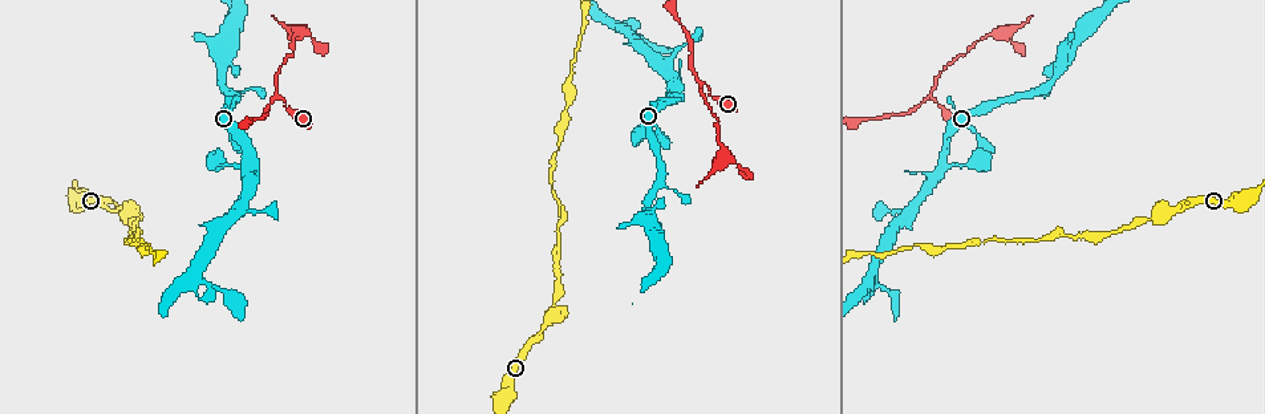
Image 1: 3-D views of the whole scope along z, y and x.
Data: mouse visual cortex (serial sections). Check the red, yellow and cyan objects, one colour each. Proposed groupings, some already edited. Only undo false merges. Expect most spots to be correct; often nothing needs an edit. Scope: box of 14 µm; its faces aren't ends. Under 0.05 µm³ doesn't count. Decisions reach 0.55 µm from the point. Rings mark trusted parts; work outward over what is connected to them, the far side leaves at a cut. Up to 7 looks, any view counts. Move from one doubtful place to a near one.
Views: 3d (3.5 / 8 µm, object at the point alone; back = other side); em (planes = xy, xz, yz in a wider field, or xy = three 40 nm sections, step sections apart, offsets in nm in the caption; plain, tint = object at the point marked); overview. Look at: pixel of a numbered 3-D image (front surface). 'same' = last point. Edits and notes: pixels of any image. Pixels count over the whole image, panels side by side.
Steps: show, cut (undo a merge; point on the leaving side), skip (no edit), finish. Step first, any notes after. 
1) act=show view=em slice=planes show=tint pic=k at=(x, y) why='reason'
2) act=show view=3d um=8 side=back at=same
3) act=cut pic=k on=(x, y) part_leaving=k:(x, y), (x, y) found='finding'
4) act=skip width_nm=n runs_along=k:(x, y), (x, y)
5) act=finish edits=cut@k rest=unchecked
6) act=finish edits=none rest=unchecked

act=show view=3d um=8 pic=1 at=(931, 97)

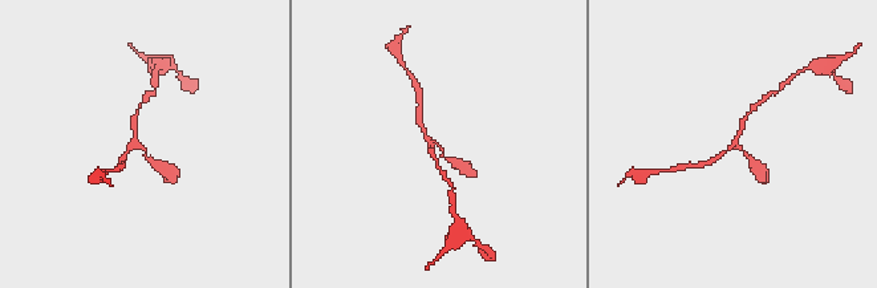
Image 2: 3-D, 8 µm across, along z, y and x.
act=show view=em slice=xy step=2 show=tint pic=2 at=(735, 141) arms=3 arm_widths_nm=150,200,200 why='shape alone is not enough'

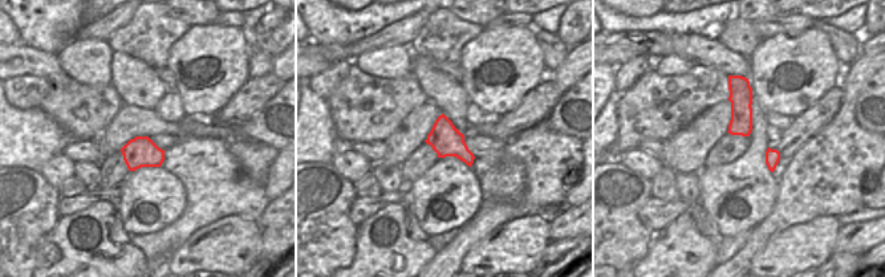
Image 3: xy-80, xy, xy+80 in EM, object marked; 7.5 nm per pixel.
act=skip runs_along=2:(161, 167), (134, 138), (138, 110) found='continuous, no second cell'

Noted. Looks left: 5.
act=show view=3d um=3.5 pic=1 at=(301, 30)

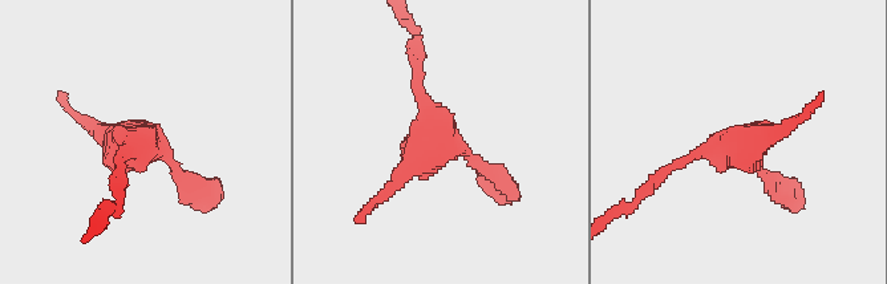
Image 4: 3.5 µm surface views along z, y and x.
act=show view=em slice=xy step=2 show=tint pic=4 at=(433, 140)

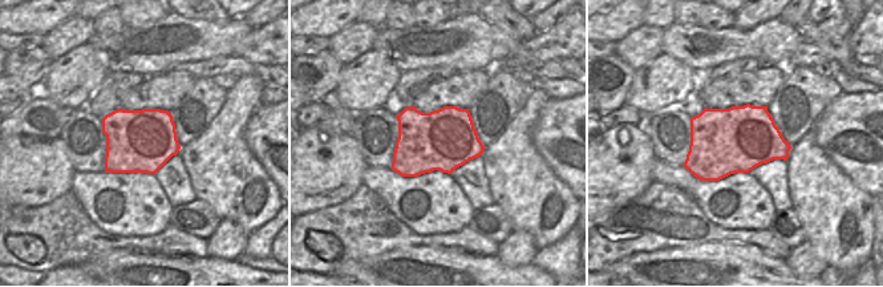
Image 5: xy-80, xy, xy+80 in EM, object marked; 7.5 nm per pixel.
act=skip runs_along=4:(664, 171), (800, 118) found='all the same cell'

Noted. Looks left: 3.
act=show view=3d um=3.5 side=back pic=1 at=(239, 209) why='three arms meet'

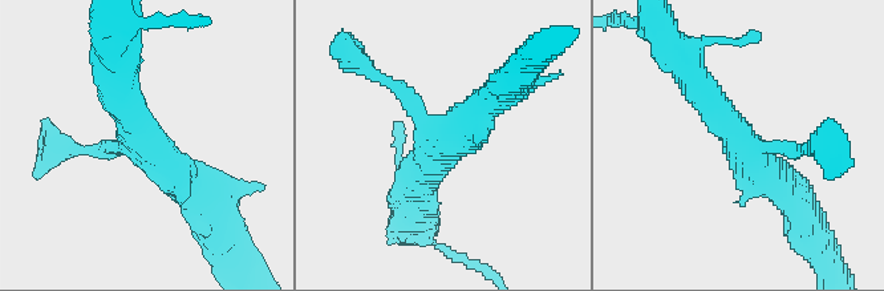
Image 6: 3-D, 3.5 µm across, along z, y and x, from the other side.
act=show view=em slice=xy step=3 show=tint pic=6 at=(144, 143) arms=3 arm_widths_nm=200,400,450

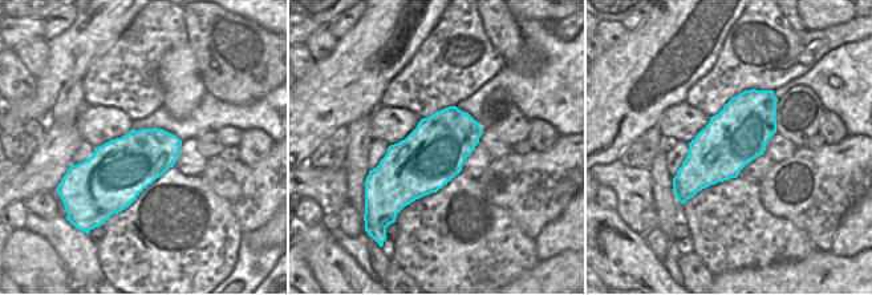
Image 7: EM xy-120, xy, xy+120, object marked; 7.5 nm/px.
act=skip runs_along=6:(692, 73), (753, 164), (791, 195) found='one cell here'

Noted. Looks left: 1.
act=finish edits=none rest=unchecked

